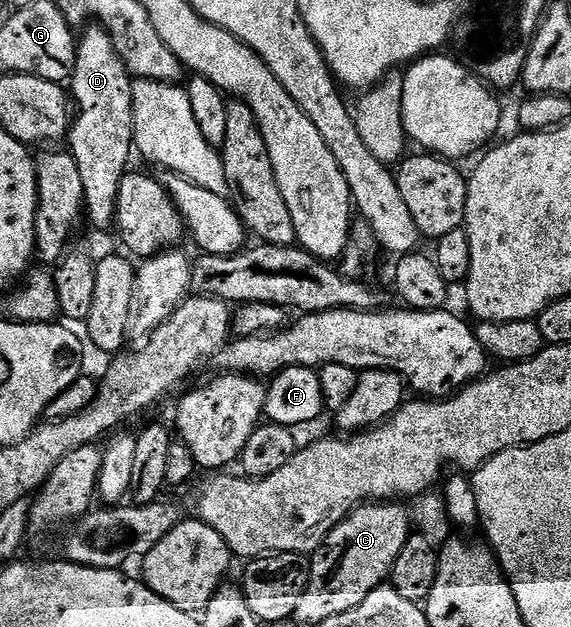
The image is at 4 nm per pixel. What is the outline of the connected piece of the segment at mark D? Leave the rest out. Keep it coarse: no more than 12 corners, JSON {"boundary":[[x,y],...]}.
{"boundary":[[89,24],[66,145],[86,221],[115,226],[134,157],[132,74]]}

